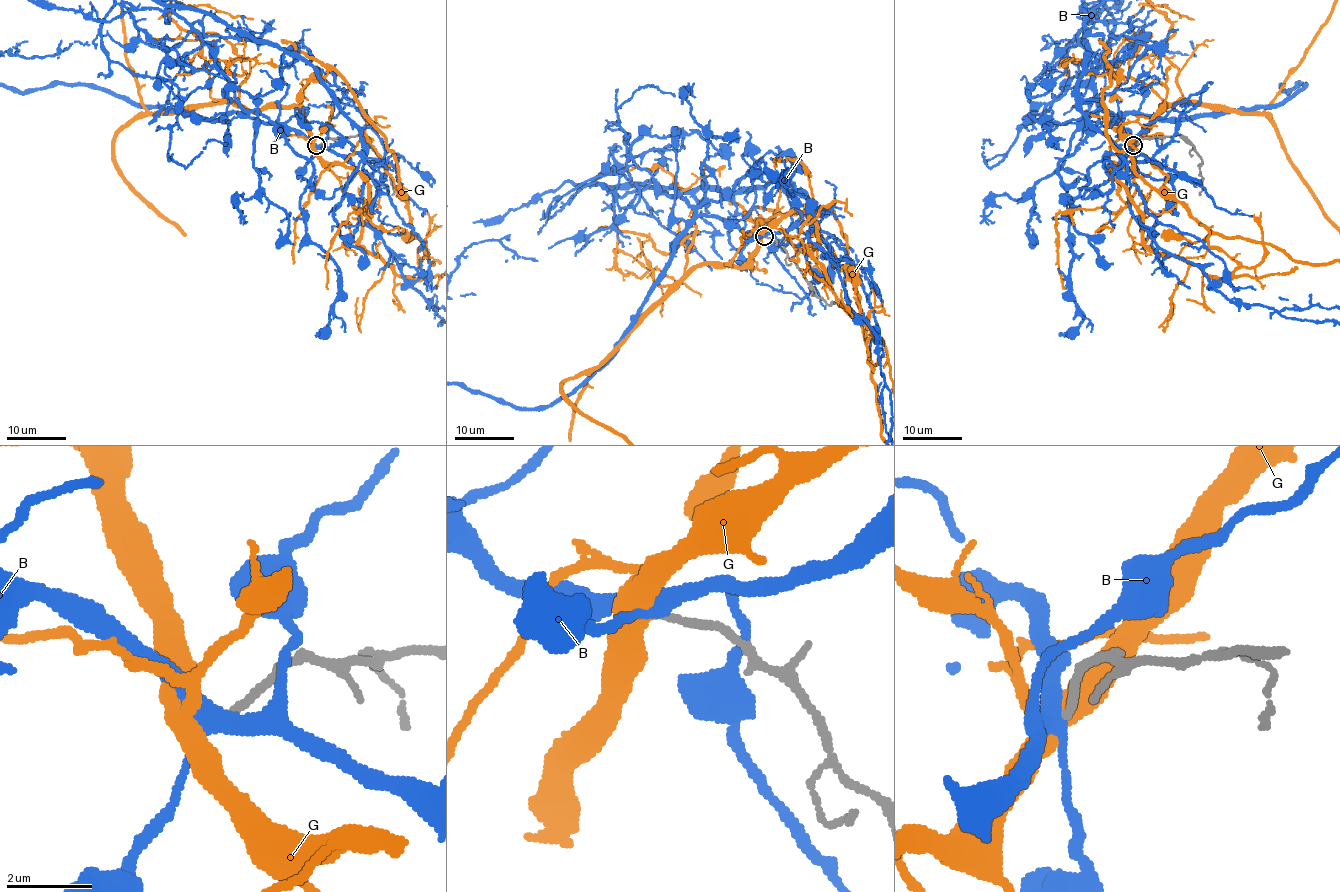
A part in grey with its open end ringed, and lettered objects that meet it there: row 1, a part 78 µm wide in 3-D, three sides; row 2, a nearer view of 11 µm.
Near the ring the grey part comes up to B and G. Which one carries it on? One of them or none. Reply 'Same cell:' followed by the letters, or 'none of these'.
Same cell: G

